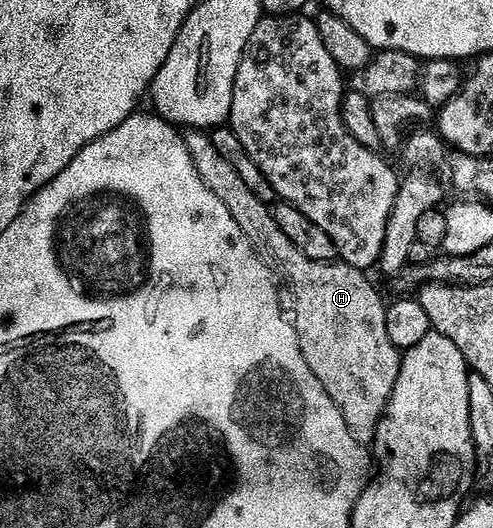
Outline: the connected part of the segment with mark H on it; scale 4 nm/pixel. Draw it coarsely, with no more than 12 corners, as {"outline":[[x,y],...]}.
{"outline":[[204,130],[203,184],[269,269],[303,360],[369,448],[399,380],[386,299],[307,260]]}

